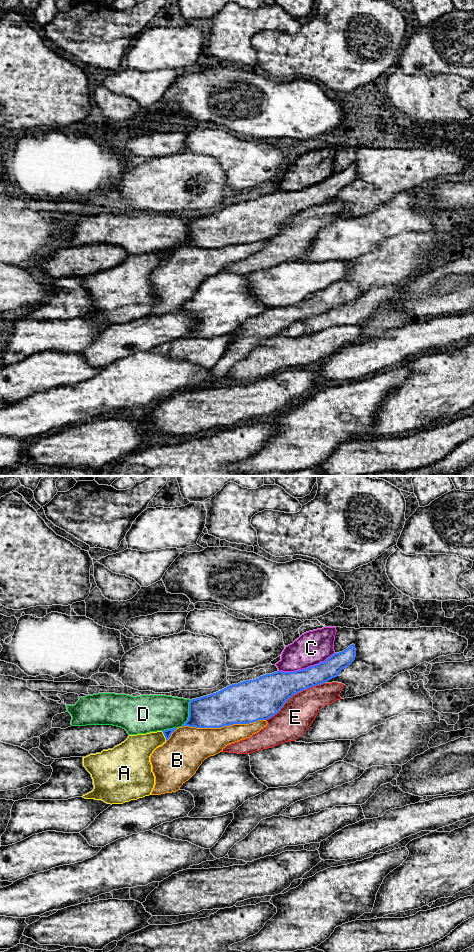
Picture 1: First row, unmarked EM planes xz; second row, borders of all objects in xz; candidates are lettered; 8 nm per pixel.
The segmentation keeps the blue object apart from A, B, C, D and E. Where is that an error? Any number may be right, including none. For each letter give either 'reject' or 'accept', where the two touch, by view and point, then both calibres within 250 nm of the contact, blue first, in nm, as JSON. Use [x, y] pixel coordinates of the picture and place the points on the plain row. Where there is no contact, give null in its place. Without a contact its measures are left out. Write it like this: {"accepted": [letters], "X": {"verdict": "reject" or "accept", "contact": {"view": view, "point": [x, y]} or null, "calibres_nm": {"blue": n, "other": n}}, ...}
{"accepted": [], "A": {"verdict": "reject", "contact": {"view": "xz", "point": [164, 255]}, "calibres_nm": {"blue": 70, "other": 240}}, "B": {"verdict": "reject", "contact": {"view": "xz", "point": [223, 246]}, "calibres_nm": {"blue": 340, "other": 260}}, "C": {"verdict": "reject", "contact": {"view": "xz", "point": [306, 188]}, "calibres_nm": {"blue": 240, "other": 260}}, "D": {"verdict": "reject", "contact": {"view": "xz", "point": [189, 234]}, "calibres_nm": {"blue": 280, "other": 280}}, "E": {"verdict": "reject", "contact": {"view": "xz", "point": [294, 214]}, "calibres_nm": {"blue": 320, "other": 280}}}

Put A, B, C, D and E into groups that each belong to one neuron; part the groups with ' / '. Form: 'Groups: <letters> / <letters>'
Groups: A / B / C / D / E

